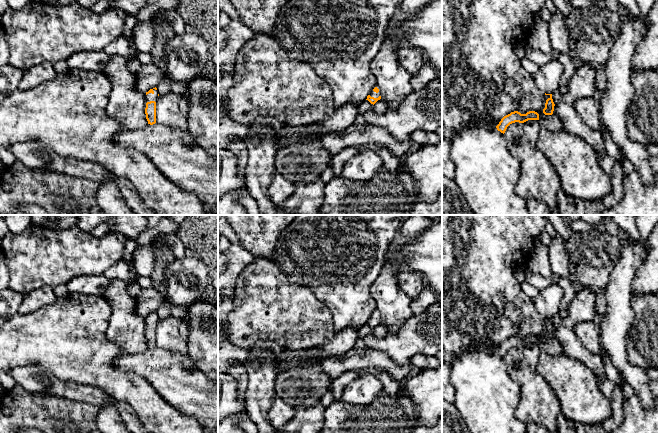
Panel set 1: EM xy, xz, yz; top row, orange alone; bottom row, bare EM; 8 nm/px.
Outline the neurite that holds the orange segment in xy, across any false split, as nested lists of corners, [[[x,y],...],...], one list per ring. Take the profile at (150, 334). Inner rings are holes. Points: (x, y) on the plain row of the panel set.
[[[157,312],[150,313],[146,316],[146,332],[145,338],[148,348],[153,349],[156,347],[156,323],[158,322],[159,318],[157,316]]]

